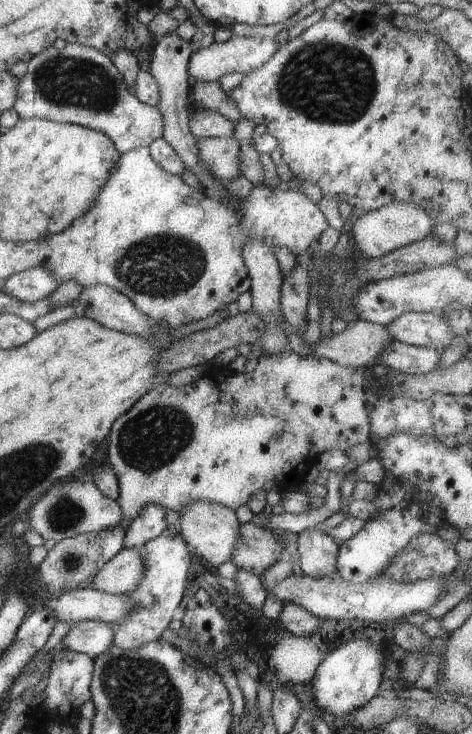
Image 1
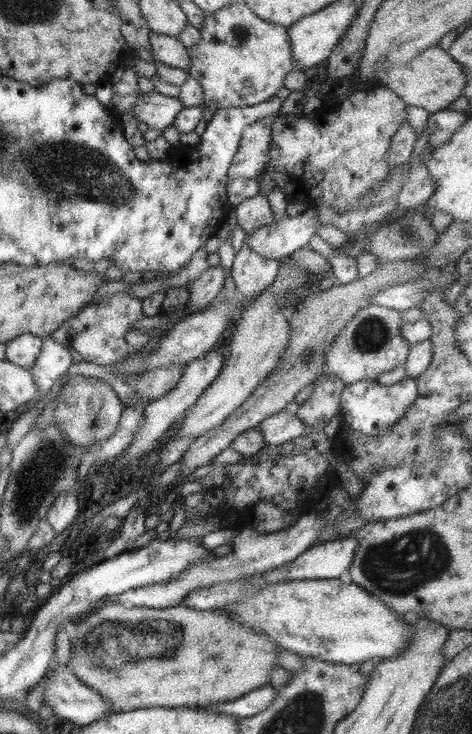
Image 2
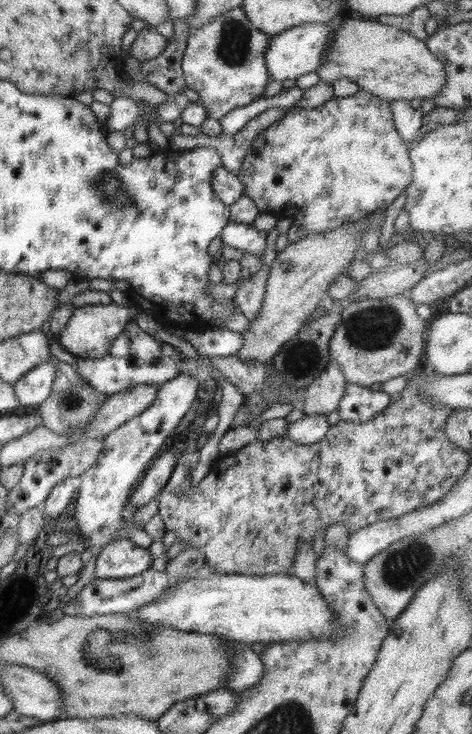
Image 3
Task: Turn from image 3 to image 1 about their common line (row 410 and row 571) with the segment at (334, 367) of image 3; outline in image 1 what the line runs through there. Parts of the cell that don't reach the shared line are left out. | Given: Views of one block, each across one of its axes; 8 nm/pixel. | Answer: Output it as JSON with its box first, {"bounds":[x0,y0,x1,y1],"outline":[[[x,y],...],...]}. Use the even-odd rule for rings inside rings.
{"bounds":[297,526,339,576],"outline":[[[322,526],[299,532],[297,539],[301,569],[306,575],[330,576],[337,570],[339,544]]]}

